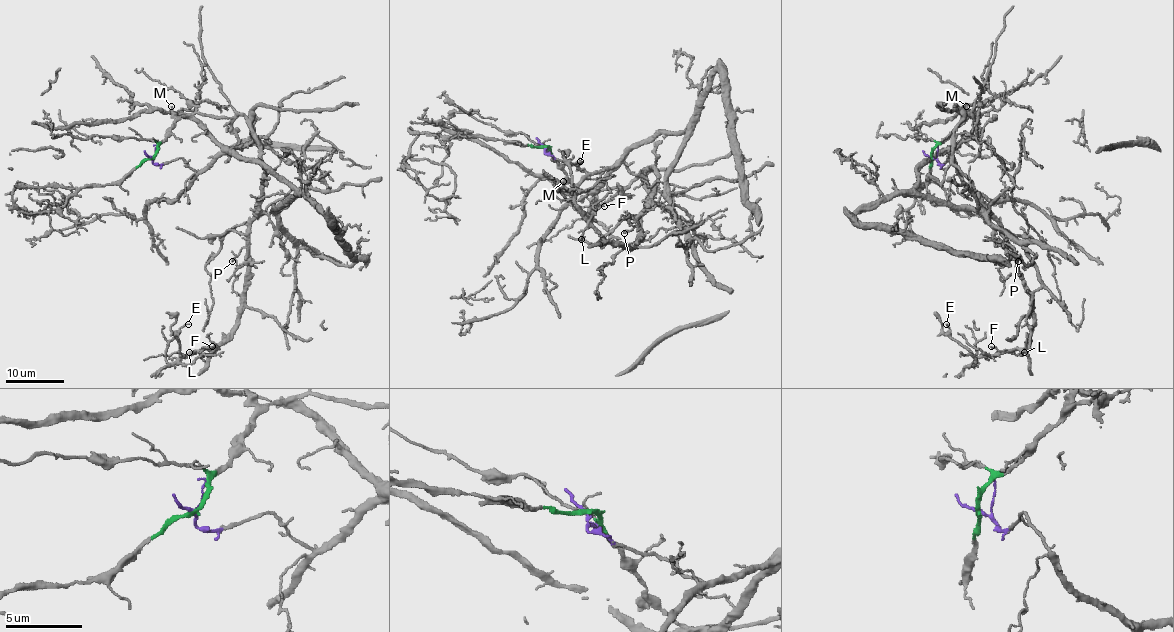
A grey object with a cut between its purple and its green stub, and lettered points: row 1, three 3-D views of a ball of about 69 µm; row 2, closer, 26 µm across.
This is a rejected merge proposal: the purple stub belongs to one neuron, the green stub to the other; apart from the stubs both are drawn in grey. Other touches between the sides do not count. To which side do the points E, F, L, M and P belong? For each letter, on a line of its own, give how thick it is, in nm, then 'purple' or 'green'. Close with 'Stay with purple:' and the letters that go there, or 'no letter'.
E: 120 nm thick; green
F: 120 nm thick; green
L: 200 nm thick; green
M: 90 nm thick; green
P: 120 nm thick; green
Stay with purple: no letter

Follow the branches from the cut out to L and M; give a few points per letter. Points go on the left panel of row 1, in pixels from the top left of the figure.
L: (152, 157), (181, 116), (241, 115), (264, 171), (240, 323), (219, 343), (189, 352)
M: (152, 157), (174, 123), (171, 106)

